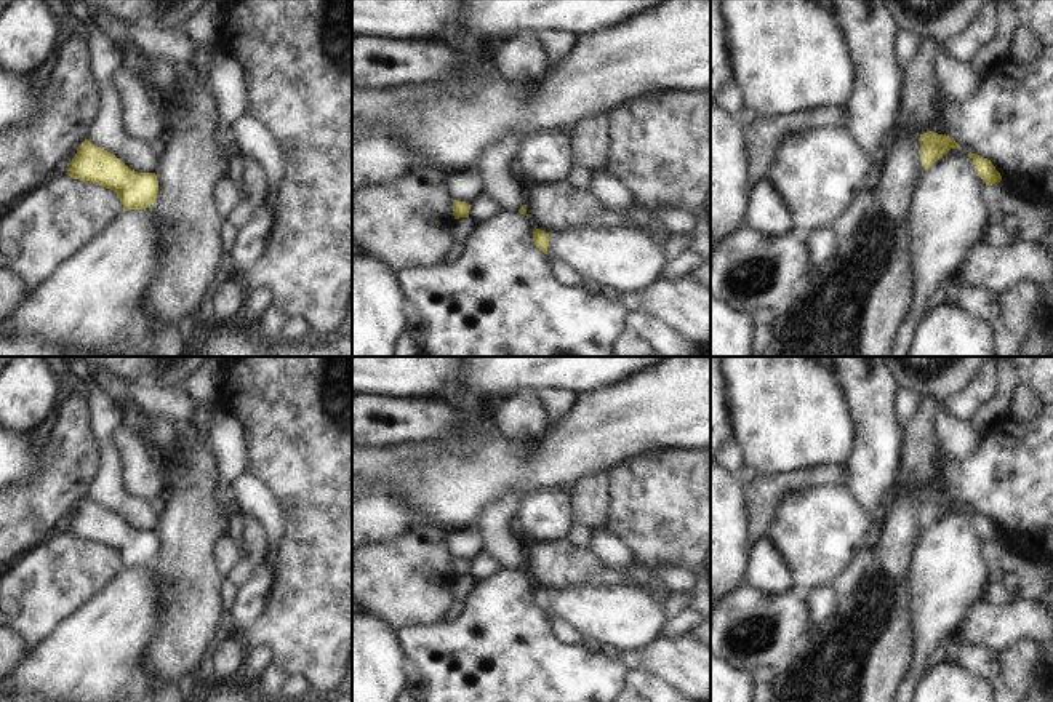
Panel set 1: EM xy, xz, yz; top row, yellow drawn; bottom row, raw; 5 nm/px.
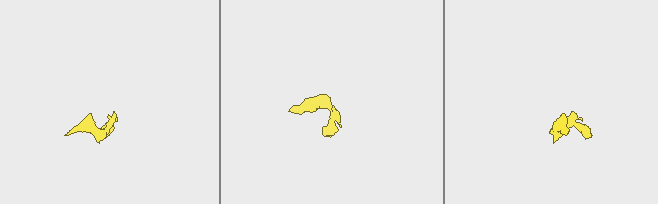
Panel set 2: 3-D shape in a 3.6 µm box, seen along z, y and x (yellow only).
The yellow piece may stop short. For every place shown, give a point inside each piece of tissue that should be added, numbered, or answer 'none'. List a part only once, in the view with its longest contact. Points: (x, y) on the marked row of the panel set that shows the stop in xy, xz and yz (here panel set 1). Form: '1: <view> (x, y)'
none

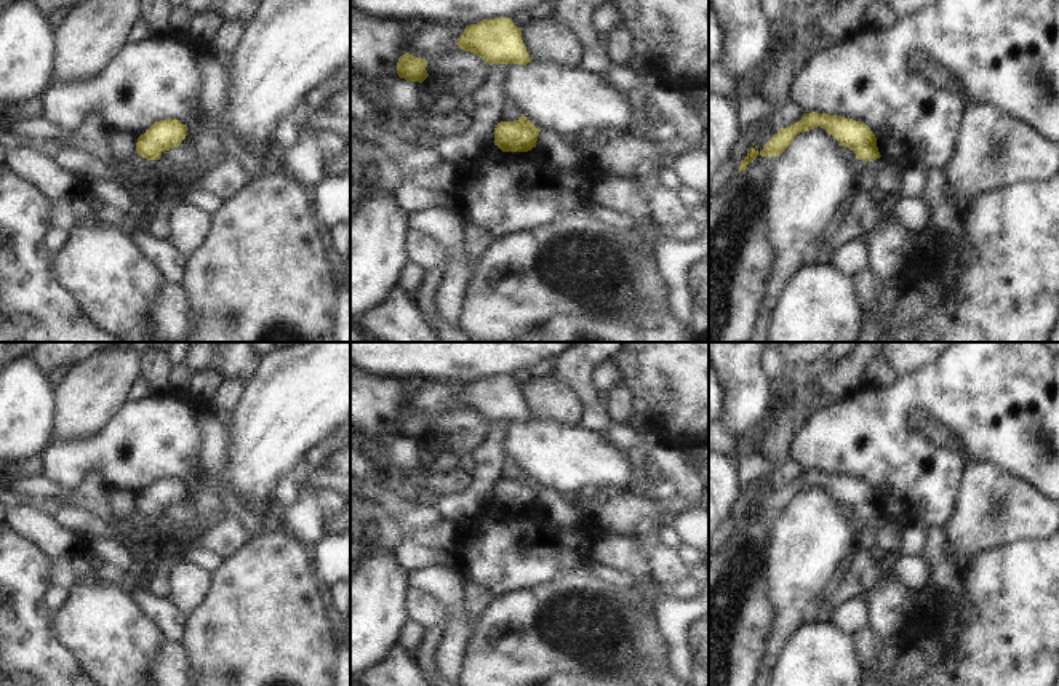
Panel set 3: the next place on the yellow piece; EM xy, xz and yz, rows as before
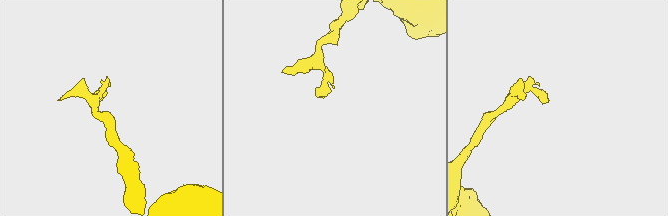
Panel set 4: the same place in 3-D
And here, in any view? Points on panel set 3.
none

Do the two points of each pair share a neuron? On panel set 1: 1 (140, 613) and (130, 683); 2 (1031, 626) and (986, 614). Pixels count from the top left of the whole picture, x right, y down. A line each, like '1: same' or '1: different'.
1: same
2: same

